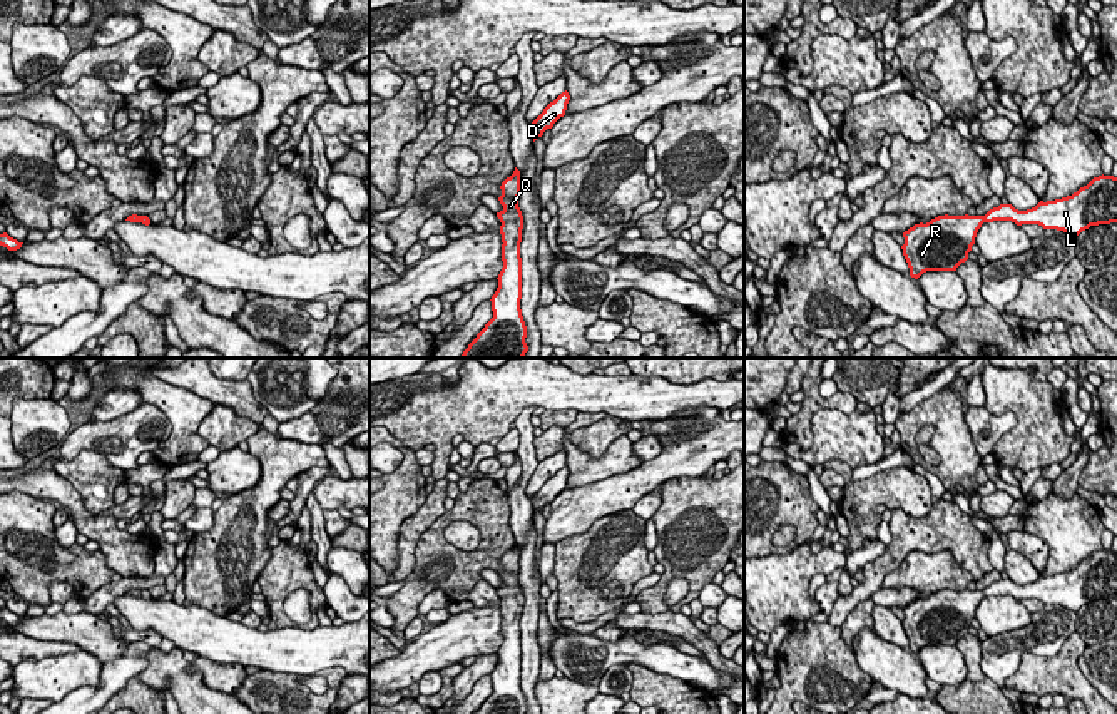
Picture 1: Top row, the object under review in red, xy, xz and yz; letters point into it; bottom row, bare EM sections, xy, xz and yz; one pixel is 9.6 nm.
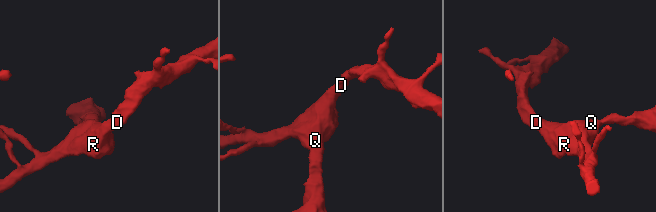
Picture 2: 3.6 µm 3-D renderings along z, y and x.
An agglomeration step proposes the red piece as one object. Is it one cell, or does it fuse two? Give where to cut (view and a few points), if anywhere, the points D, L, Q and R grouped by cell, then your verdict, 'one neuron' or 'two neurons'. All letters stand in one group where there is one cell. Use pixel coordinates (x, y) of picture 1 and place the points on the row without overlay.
no cut | D L Q R | one neuron

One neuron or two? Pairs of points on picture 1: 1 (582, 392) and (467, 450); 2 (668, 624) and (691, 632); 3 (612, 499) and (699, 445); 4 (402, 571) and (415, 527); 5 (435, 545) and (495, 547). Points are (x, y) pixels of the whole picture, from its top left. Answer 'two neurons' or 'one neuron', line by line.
1: two neurons
2: one neuron
3: one neuron
4: one neuron
5: one neuron

